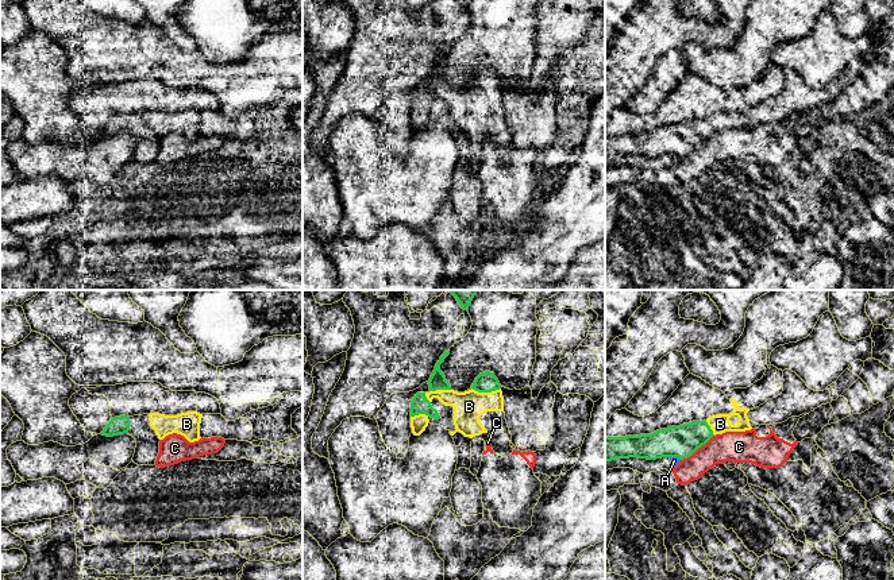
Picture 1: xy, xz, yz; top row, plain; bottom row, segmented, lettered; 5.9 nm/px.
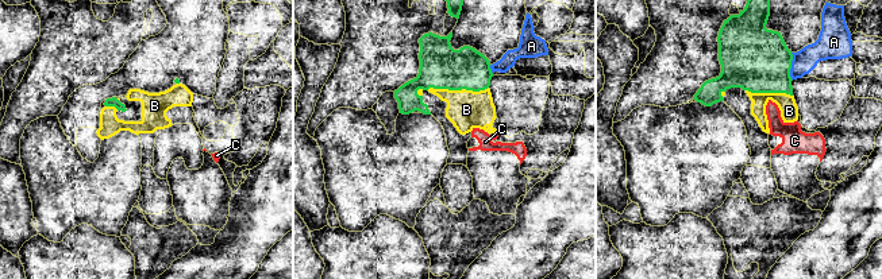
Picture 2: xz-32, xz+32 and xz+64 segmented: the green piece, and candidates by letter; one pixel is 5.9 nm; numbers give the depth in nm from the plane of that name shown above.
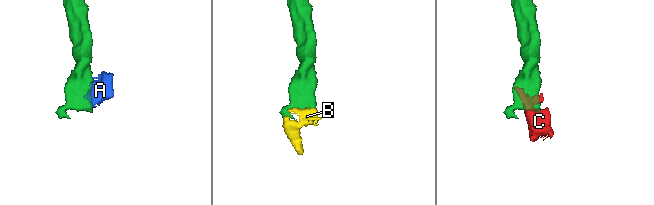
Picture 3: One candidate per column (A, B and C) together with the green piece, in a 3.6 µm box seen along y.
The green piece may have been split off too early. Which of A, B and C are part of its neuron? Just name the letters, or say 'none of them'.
B

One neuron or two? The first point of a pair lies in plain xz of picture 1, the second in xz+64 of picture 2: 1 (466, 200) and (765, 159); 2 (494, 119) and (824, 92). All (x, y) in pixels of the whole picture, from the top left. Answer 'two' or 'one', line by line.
1: one
2: two

